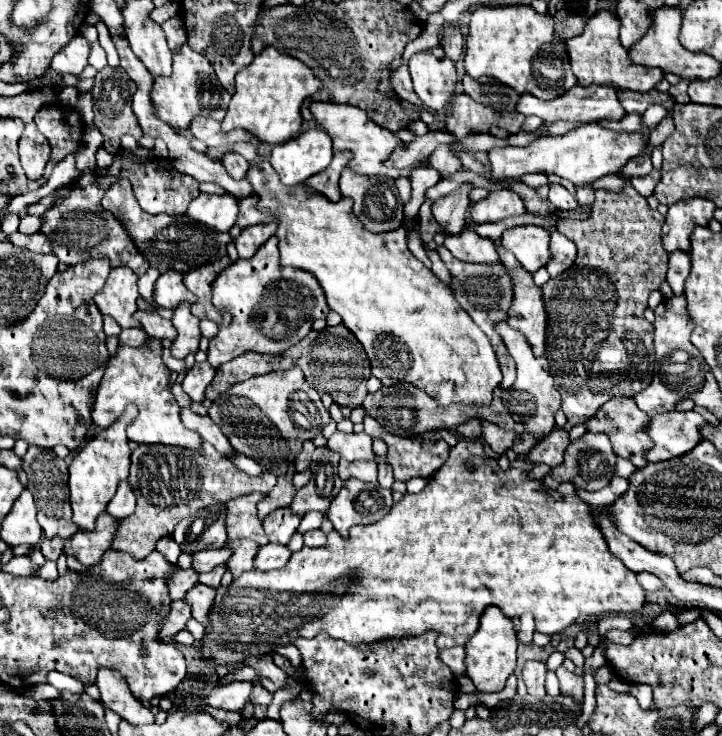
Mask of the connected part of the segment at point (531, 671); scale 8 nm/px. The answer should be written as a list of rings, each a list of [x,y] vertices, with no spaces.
[[[526,662],[524,670],[522,670],[522,678],[524,684],[528,688],[528,694],[536,696],[536,698],[544,698],[546,696],[546,688],[544,688],[544,680],[546,680],[546,664],[544,662]]]

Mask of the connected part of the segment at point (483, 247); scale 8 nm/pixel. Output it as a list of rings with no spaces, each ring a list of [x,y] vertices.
[[[462,230],[462,234],[448,236],[444,246],[462,262],[472,264],[488,264],[494,266],[500,264],[500,254],[496,250],[496,244],[492,240],[486,240],[478,236],[474,230]]]

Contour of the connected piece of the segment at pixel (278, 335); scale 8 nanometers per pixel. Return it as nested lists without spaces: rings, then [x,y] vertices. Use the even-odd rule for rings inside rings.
[[[272,236],[250,260],[236,260],[232,266],[226,266],[212,282],[212,302],[220,312],[228,312],[232,316],[228,326],[220,326],[218,334],[210,338],[208,348],[208,362],[218,368],[224,362],[230,362],[236,356],[242,356],[246,352],[266,352],[266,354],[284,354],[288,348],[292,348],[296,342],[306,338],[306,334],[312,328],[312,322],[316,318],[326,318],[328,304],[324,298],[324,292],[320,290],[320,284],[310,272],[296,270],[296,268],[284,268],[278,262],[278,238]]]

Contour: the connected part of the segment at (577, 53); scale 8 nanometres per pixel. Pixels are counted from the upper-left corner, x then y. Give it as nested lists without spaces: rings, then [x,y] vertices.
[[[600,10],[586,24],[586,28],[584,28],[584,32],[580,36],[566,40],[570,66],[572,66],[572,72],[578,78],[578,84],[582,84],[582,86],[606,84],[606,86],[628,88],[628,90],[638,90],[638,92],[652,90],[664,78],[664,72],[660,68],[646,68],[646,66],[628,62],[628,52],[620,44],[618,28],[620,28],[620,22],[618,22],[616,14]]]

